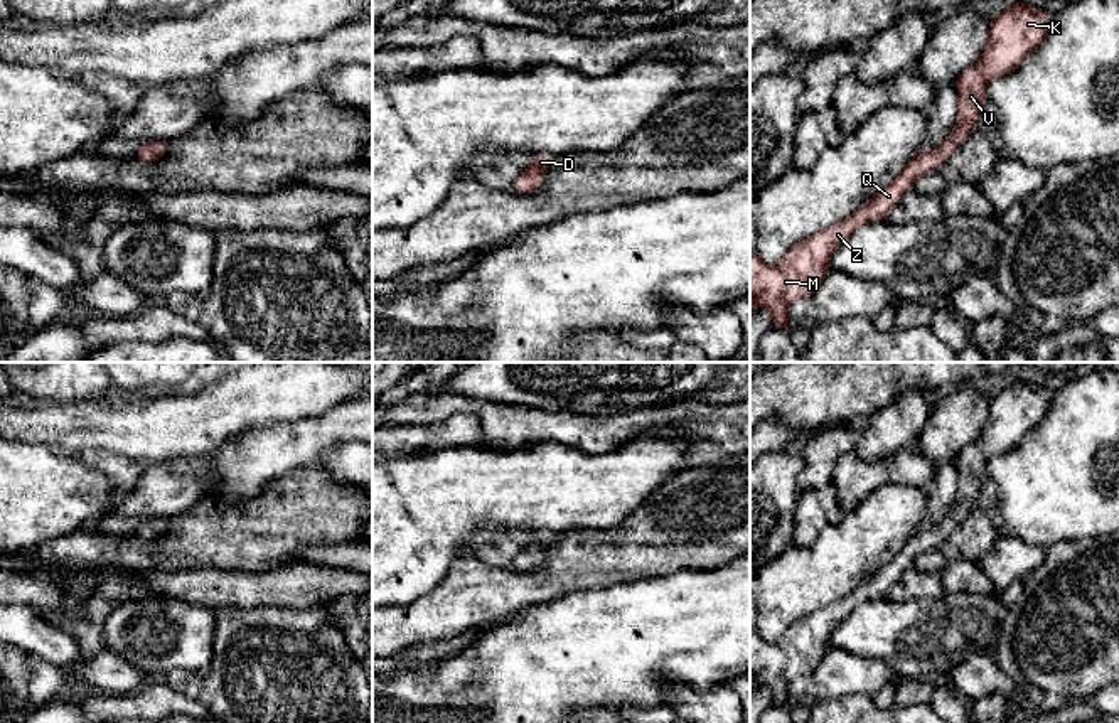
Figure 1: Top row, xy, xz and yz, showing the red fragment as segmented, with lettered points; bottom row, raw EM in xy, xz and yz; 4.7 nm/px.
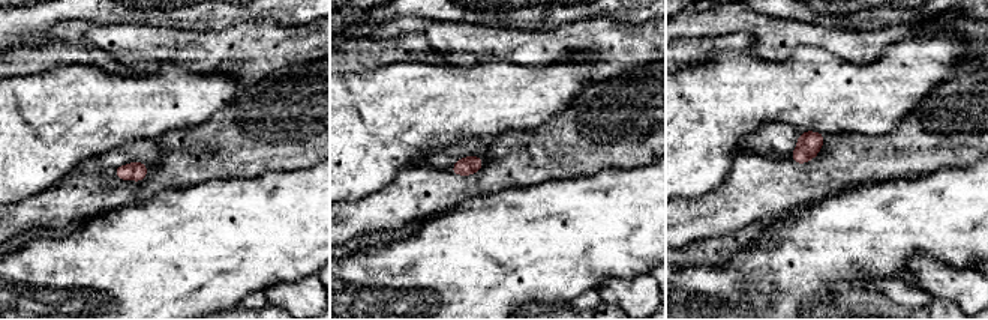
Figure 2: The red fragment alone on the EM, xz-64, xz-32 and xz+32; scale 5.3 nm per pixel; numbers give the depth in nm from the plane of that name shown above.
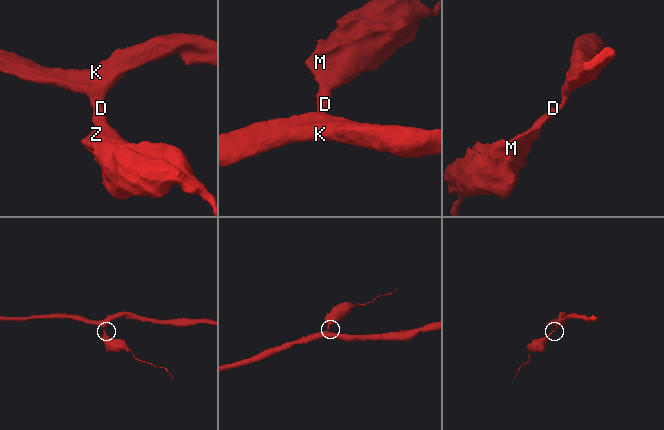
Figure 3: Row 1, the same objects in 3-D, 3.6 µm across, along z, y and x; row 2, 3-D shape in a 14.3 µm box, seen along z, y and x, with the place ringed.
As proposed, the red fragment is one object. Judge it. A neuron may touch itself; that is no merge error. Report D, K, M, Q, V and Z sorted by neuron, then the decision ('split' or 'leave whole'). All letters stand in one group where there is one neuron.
groups D K M Q V Z; leave whole

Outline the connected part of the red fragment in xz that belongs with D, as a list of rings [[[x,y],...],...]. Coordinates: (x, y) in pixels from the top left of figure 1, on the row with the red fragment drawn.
[[[534,155],[533,163],[512,184],[517,194],[529,194],[541,187],[548,167],[553,163],[549,155]]]

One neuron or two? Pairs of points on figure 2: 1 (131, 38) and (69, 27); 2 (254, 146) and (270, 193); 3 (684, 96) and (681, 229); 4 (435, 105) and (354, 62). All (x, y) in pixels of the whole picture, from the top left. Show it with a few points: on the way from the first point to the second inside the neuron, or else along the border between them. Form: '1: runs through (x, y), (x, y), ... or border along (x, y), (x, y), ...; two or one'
1: runs through (116, 38), (104, 38), (84, 29); one
2: border along (299, 167), (230, 179); two
3: border along (715, 190), (681, 200); two
4: border along (362, 69), (365, 71); two

